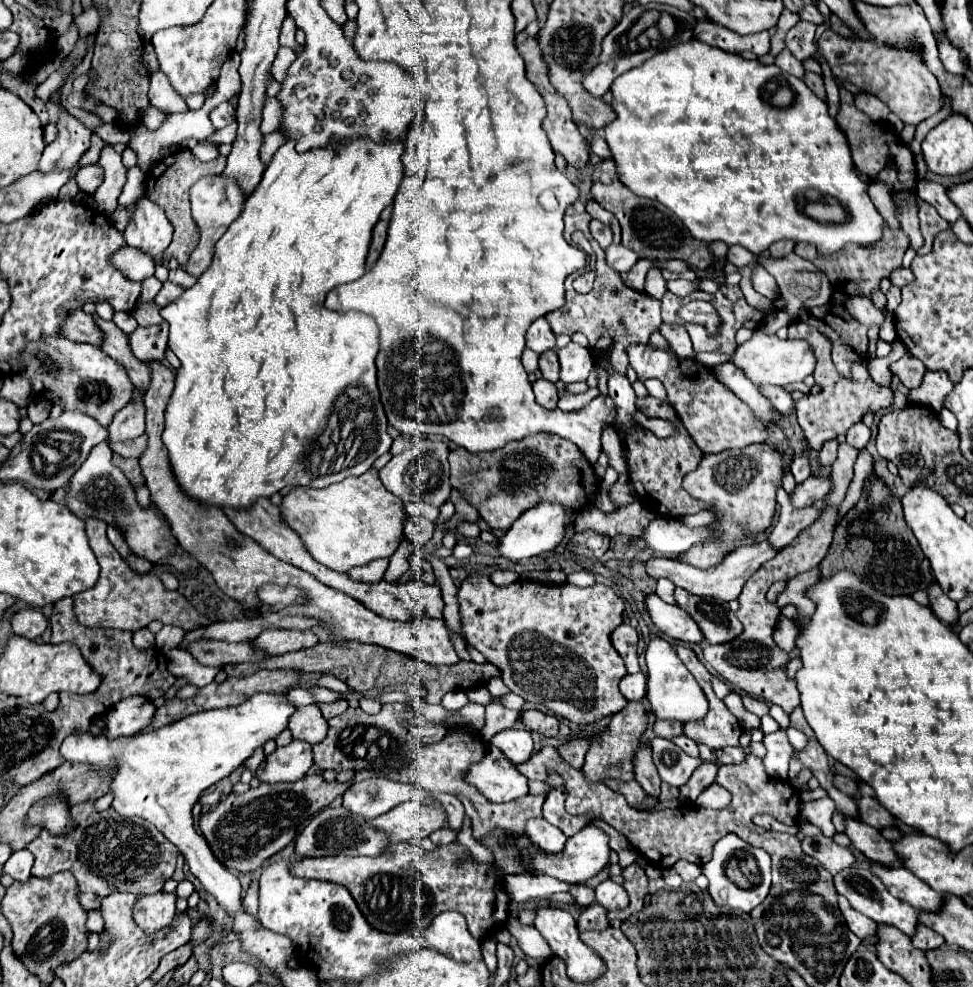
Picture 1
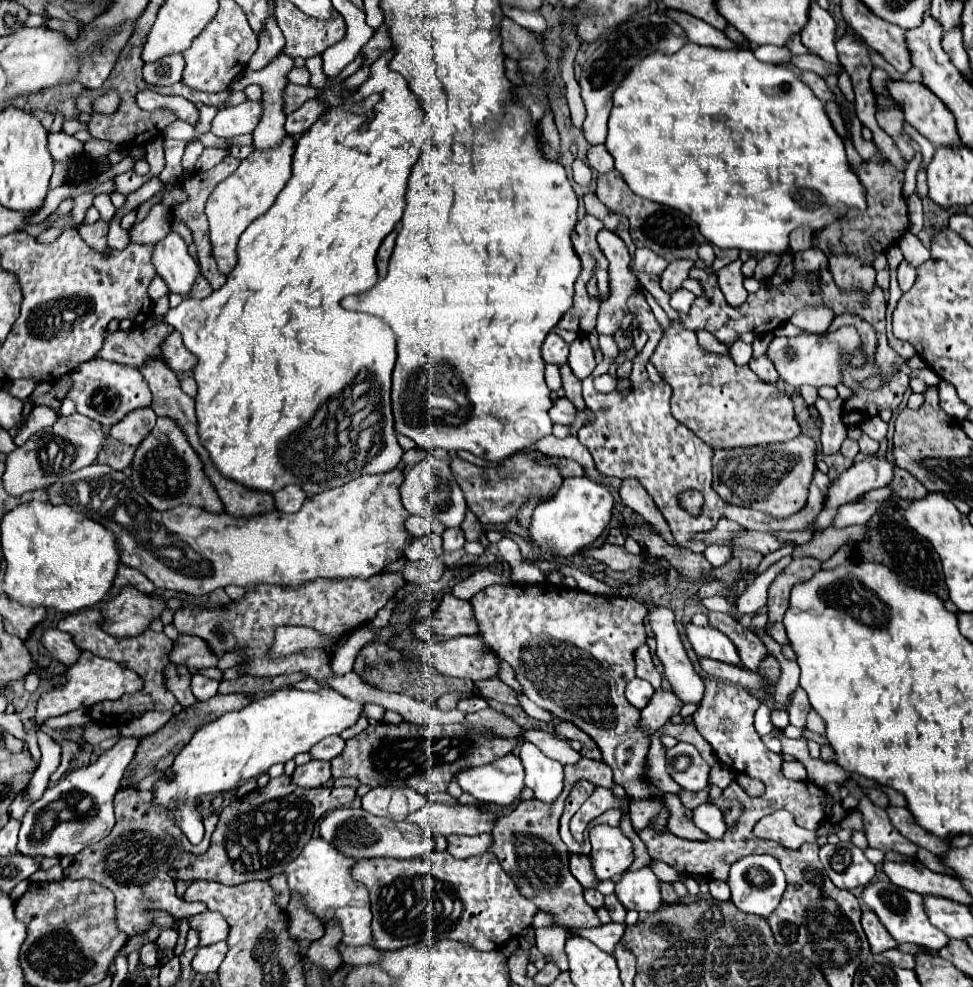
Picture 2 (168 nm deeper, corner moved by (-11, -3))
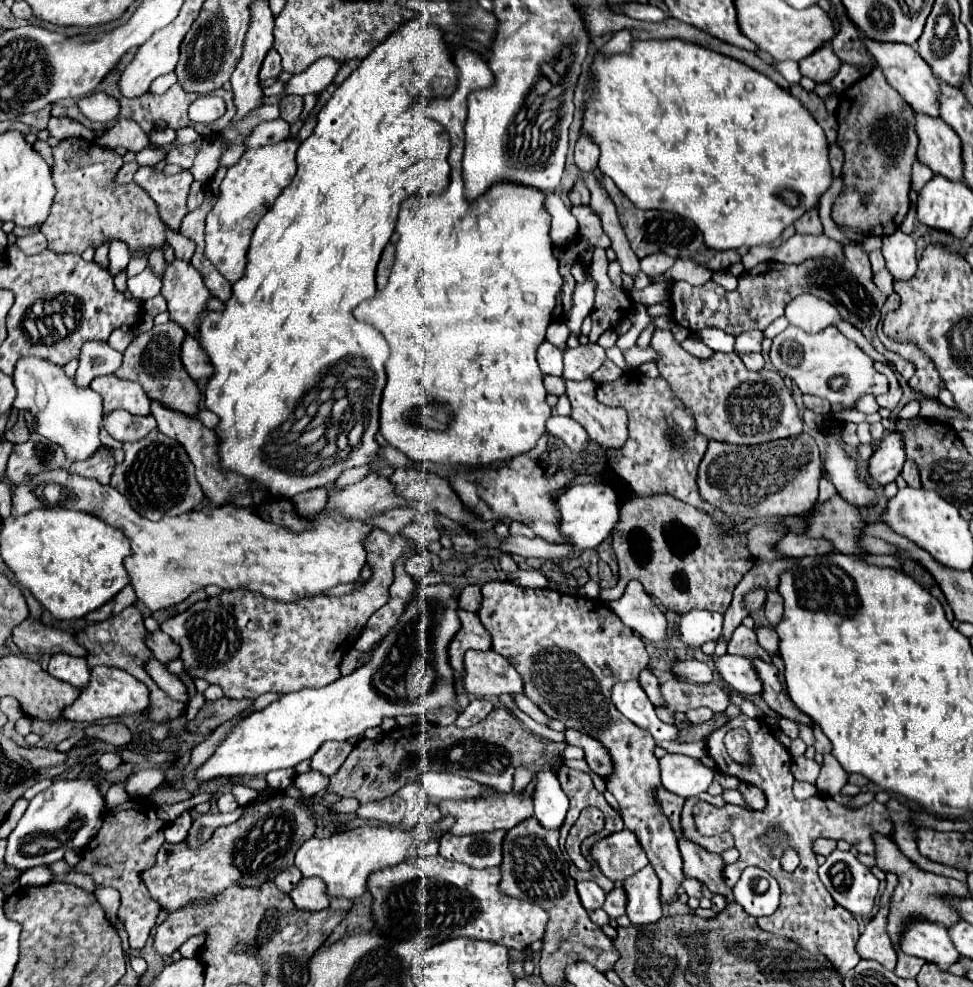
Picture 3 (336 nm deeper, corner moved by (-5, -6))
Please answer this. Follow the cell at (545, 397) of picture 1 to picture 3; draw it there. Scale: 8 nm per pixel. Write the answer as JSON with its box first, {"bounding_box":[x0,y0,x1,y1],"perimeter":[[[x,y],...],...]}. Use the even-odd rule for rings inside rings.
{"bounding_box":[546,415,588,453],"perimeter":[[[552,415],[546,423],[546,431],[552,437],[562,439],[574,453],[584,453],[586,443],[588,443],[588,433],[584,431],[584,427],[580,423],[576,423],[572,417],[564,417],[564,415]]]}

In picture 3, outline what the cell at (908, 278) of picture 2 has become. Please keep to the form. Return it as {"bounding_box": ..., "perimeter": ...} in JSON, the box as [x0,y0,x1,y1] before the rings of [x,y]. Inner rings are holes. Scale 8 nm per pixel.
{"bounding_box":[882,229,916,281],"perimeter":[[[900,229],[888,237],[884,237],[882,253],[886,259],[886,269],[894,275],[898,281],[910,281],[910,277],[916,273],[916,245],[910,235],[902,233]]]}

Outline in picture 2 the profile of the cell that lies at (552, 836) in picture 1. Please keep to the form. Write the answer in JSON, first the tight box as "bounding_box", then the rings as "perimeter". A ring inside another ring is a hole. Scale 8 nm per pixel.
{"bounding_box":[570,856,598,890],"perimeter":[[[570,856],[570,872],[574,874],[574,878],[584,886],[584,890],[592,890],[598,884],[598,878],[592,872],[592,864],[586,856]]]}

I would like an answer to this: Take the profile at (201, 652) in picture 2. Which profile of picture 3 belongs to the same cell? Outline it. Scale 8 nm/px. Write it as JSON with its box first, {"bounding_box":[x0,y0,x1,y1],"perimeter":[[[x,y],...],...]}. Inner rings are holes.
{"bounding_box":[146,631,180,665],"perimeter":[[[156,631],[152,635],[146,637],[146,645],[152,649],[154,657],[158,661],[162,661],[164,665],[170,663],[170,661],[176,661],[180,659],[180,645],[176,645],[170,635],[166,635],[164,631]]]}

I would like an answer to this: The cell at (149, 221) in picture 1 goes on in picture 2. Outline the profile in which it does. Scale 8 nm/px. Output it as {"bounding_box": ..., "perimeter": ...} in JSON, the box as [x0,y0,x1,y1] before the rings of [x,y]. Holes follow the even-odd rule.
{"bounding_box":[152,232,200,298],"perimeter":[[[170,232],[162,242],[156,244],[152,260],[156,274],[168,284],[168,292],[186,298],[200,276],[198,262],[188,254],[186,242],[176,232]]]}

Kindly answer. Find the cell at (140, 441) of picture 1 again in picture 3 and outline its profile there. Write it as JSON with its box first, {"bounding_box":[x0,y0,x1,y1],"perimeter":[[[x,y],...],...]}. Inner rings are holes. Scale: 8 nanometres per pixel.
{"bounding_box":[68,447,116,483],"perimeter":[[[100,447],[96,451],[96,455],[92,455],[92,459],[86,459],[84,463],[72,463],[68,467],[68,471],[74,471],[74,473],[80,473],[84,477],[92,477],[92,479],[98,479],[100,483],[110,483],[110,475],[116,467],[116,461],[114,461],[114,455],[112,455],[112,449],[110,447]]]}

